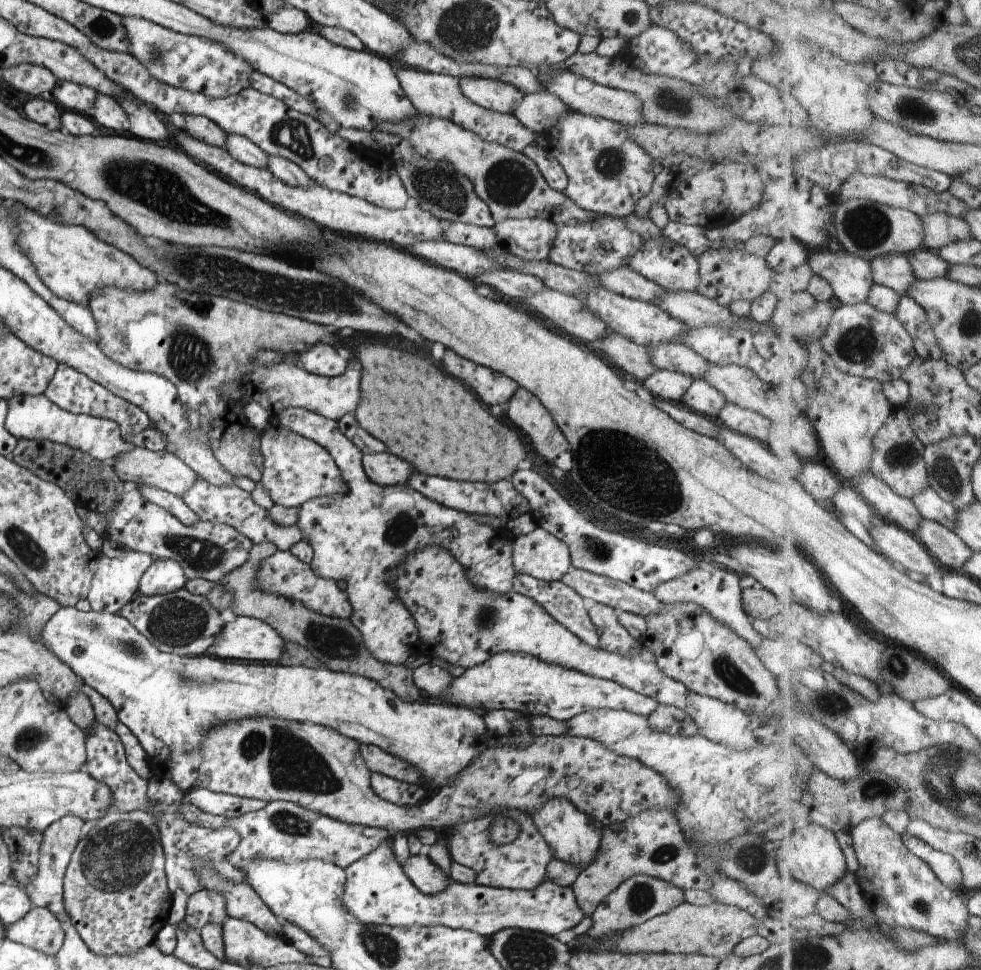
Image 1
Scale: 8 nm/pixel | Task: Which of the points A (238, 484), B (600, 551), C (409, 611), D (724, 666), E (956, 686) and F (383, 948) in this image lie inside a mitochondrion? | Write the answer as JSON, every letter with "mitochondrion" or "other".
{"A":"other","B":"mitochondrion","C":"other","D":"mitochondrion","E":"other","F":"mitochondrion"}

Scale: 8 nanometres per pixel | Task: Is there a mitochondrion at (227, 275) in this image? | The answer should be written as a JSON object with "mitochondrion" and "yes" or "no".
{"mitochondrion":"yes"}

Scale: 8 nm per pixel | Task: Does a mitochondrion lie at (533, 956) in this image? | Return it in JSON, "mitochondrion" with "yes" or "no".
{"mitochondrion":"yes"}

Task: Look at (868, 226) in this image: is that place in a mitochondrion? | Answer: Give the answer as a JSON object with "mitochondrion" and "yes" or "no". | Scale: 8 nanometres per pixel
{"mitochondrion":"yes"}

